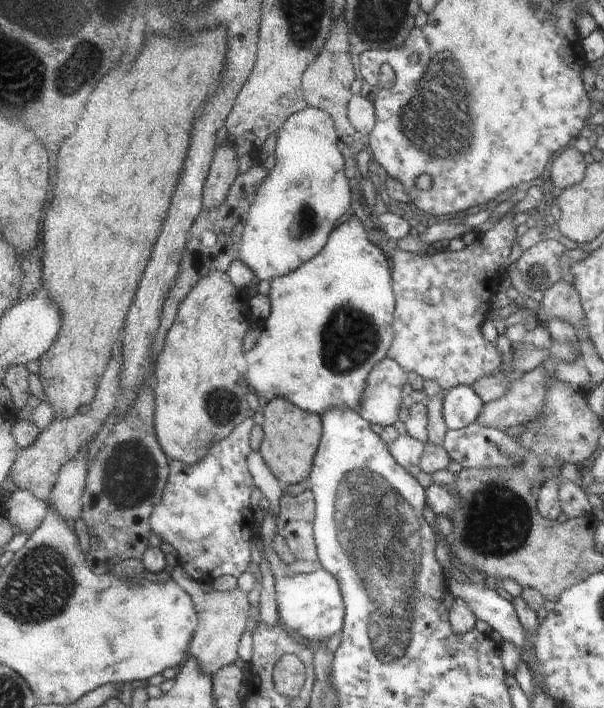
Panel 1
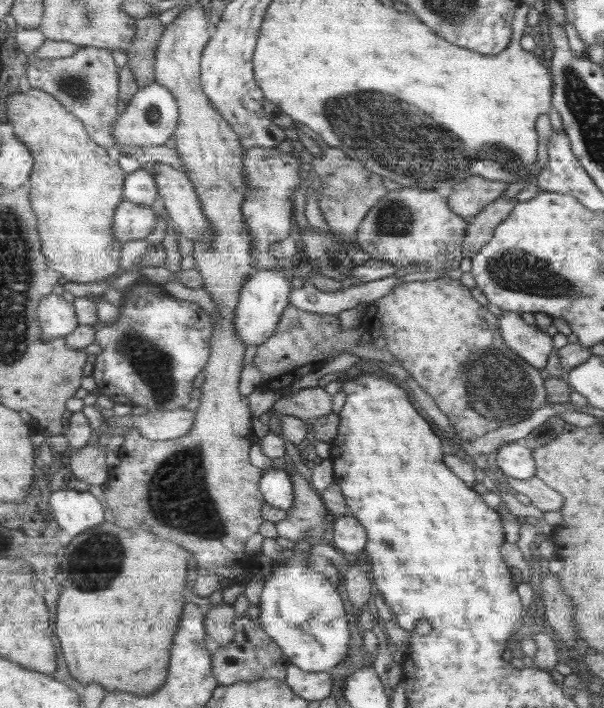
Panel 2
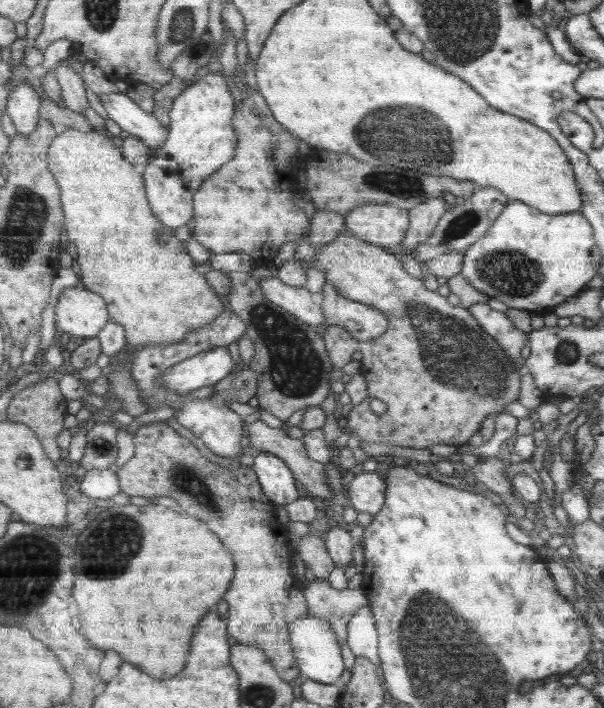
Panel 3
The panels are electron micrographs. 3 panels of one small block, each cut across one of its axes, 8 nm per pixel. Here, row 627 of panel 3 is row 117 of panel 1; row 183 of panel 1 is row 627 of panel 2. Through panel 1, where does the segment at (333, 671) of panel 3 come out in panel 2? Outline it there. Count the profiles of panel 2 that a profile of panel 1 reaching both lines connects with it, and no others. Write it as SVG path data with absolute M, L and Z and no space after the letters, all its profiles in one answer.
M308 540L296 542L293 555L278 564L278 570L263 578L265 582L260 595L260 627L270 636L288 660L306 672L322 672L334 668L342 662L344 654L348 652L350 634L346 624L346 614L342 606L342 598L338 596L336 588L323 576L316 573L308 565L308 556L312 547L316 545Z

